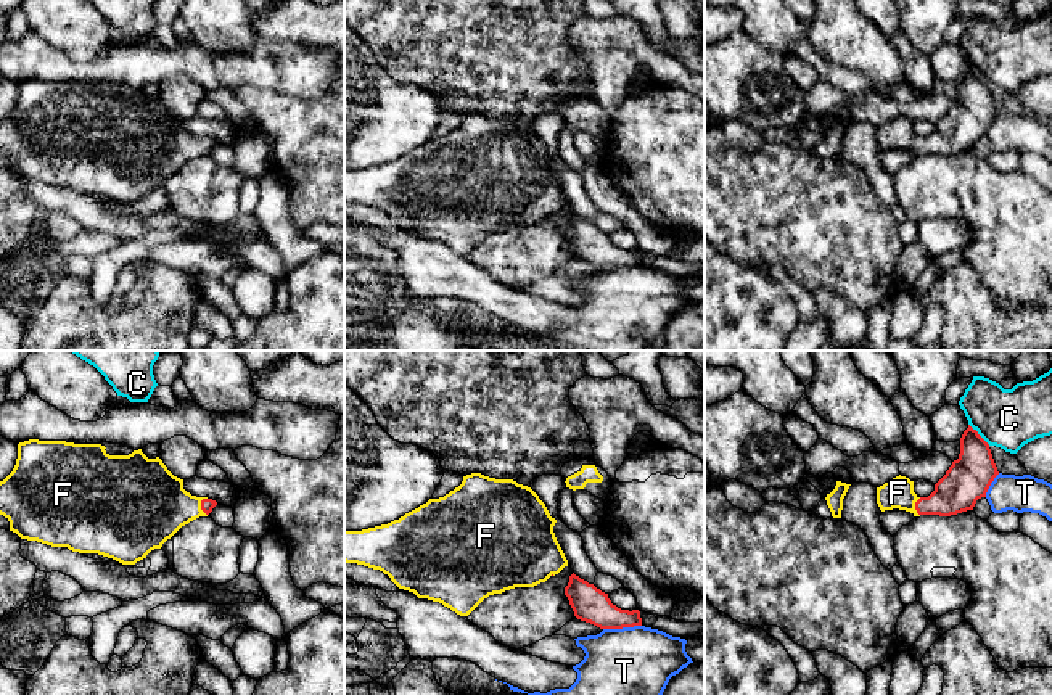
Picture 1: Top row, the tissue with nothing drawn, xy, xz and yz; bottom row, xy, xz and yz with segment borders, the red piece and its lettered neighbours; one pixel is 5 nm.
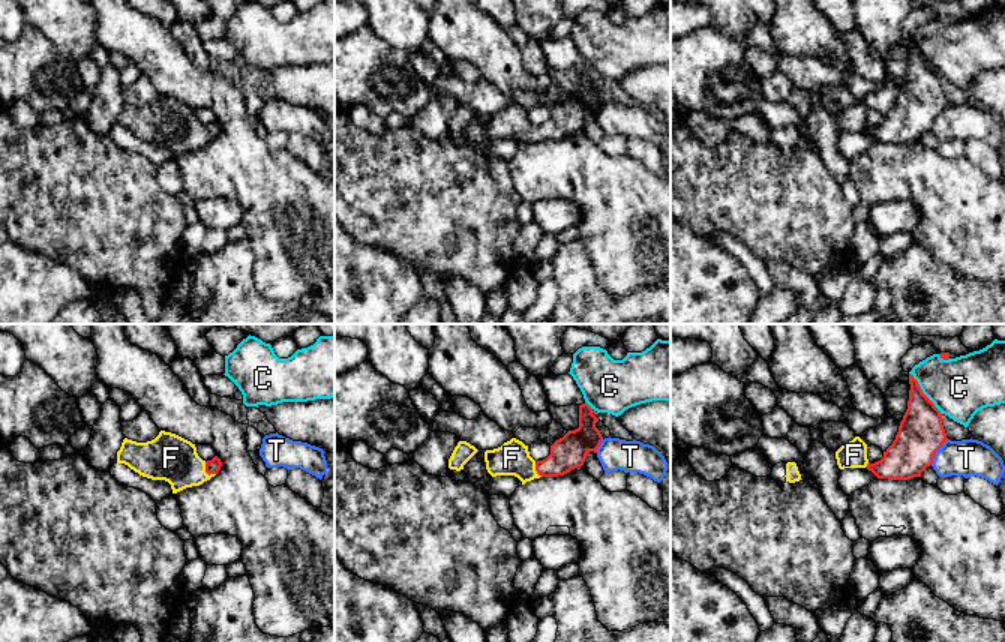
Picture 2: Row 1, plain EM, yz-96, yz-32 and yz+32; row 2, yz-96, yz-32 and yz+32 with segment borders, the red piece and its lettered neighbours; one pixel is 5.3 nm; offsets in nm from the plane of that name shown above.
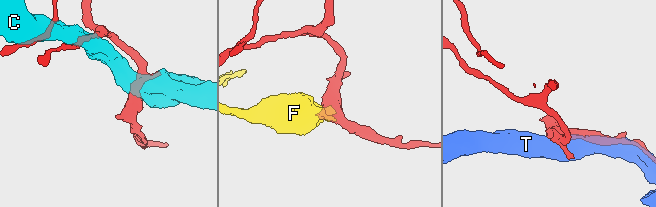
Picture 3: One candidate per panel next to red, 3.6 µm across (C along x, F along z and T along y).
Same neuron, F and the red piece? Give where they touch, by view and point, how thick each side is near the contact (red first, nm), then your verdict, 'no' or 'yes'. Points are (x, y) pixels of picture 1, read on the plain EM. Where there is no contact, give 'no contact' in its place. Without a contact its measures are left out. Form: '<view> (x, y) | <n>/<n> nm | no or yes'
xy (201, 147) | 60/360 nm | yes

